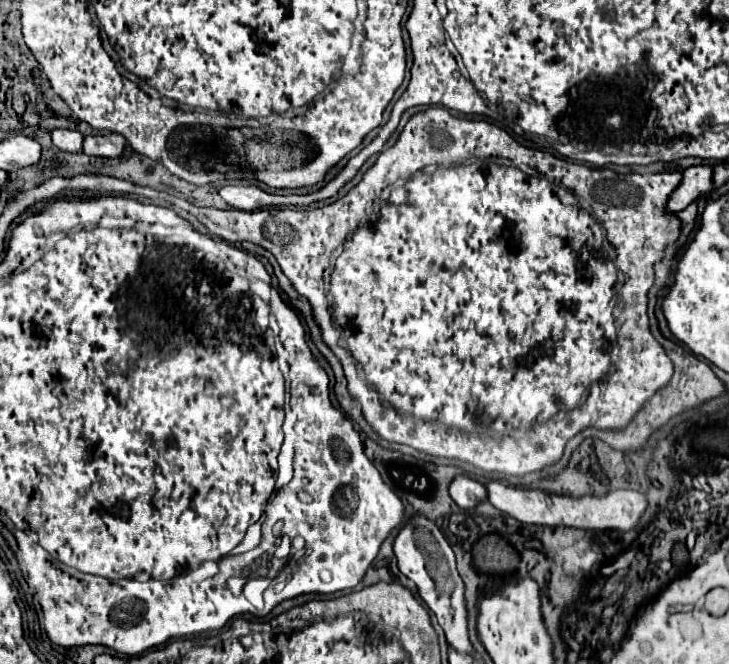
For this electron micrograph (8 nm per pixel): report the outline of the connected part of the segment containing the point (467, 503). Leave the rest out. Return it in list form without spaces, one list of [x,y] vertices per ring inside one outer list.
[[[455,475],[455,479],[449,483],[449,495],[463,509],[475,507],[477,501],[487,501],[485,487],[467,475]]]

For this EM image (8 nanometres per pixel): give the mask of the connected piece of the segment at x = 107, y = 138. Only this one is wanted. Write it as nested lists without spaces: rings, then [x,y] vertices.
[[[117,133],[85,137],[83,141],[83,153],[95,157],[119,157],[123,153],[123,147],[125,147],[125,139]]]

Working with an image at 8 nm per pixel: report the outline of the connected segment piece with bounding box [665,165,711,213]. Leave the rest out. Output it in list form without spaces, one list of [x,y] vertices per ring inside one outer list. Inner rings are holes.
[[[693,165],[683,171],[683,179],[679,187],[671,193],[667,201],[667,211],[679,213],[689,203],[693,203],[699,195],[705,195],[711,191],[711,167],[709,165]]]

